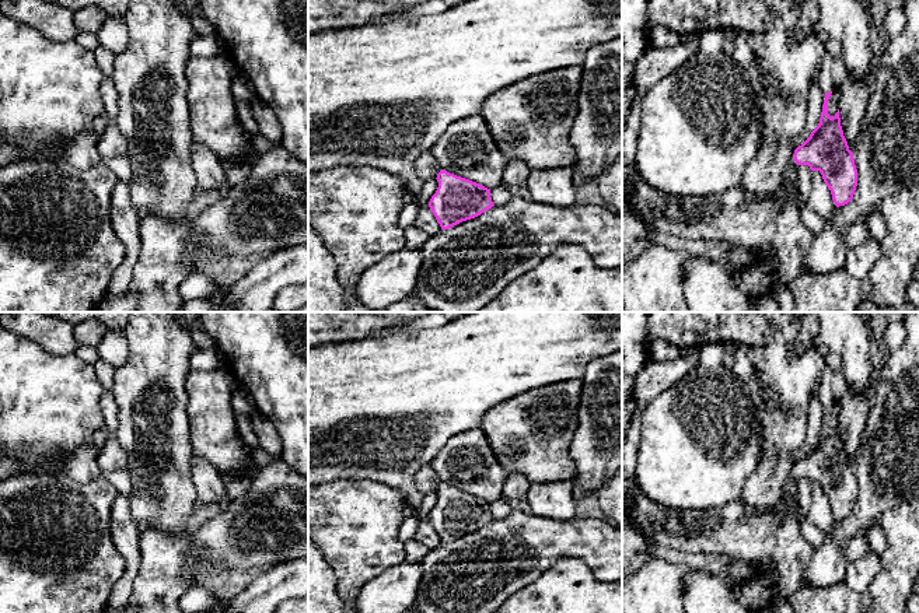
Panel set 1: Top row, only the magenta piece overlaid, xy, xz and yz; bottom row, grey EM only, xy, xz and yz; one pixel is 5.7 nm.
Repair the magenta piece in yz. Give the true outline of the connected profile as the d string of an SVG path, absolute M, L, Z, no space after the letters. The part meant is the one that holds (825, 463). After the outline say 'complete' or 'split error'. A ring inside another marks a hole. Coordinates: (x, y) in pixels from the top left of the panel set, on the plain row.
M832 404L825 406L820 437L810 451L794 463L785 490L796 495L799 479L808 479L811 484L820 484L835 519L839 521L853 512L857 500L857 483L853 466L843 449L839 423L832 431L828 427L831 407Z | split error

